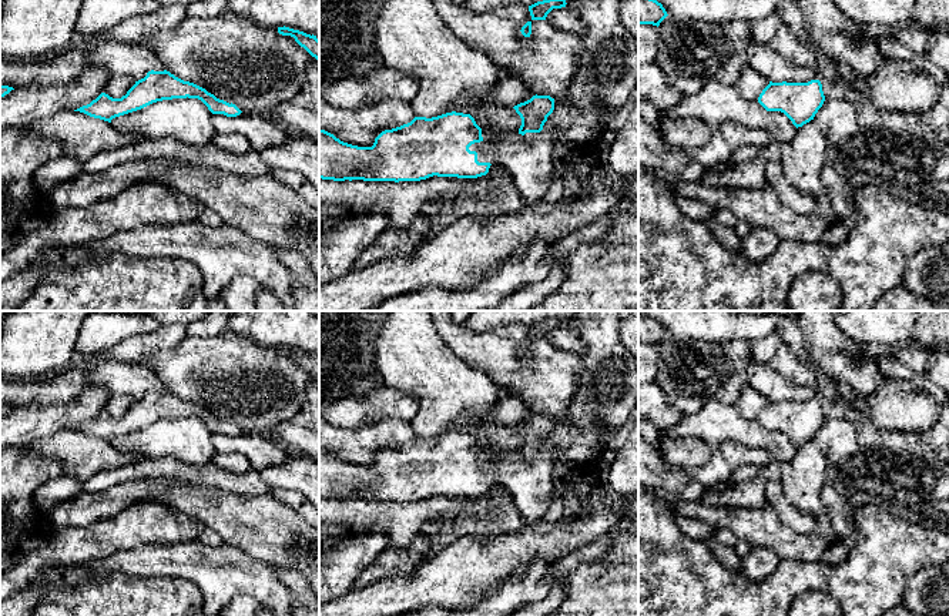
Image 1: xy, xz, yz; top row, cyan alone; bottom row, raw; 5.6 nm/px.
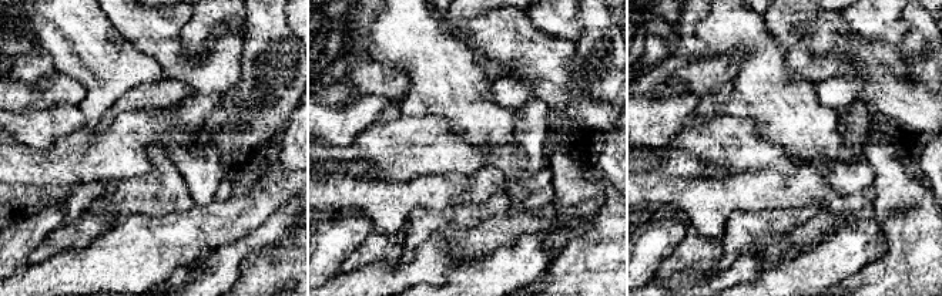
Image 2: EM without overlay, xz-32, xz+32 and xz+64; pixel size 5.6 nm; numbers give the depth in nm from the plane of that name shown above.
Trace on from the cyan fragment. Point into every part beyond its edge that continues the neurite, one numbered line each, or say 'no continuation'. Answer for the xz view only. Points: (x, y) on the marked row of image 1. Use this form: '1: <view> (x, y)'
1: xz (530, 161)

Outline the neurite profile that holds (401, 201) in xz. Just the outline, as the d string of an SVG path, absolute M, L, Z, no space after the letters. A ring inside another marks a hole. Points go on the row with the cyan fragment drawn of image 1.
M429 177L420 181L363 181L319 178L319 210L353 211L372 205L388 217L389 228L408 228L420 214L423 204L440 202L450 207L462 191L462 178Z

